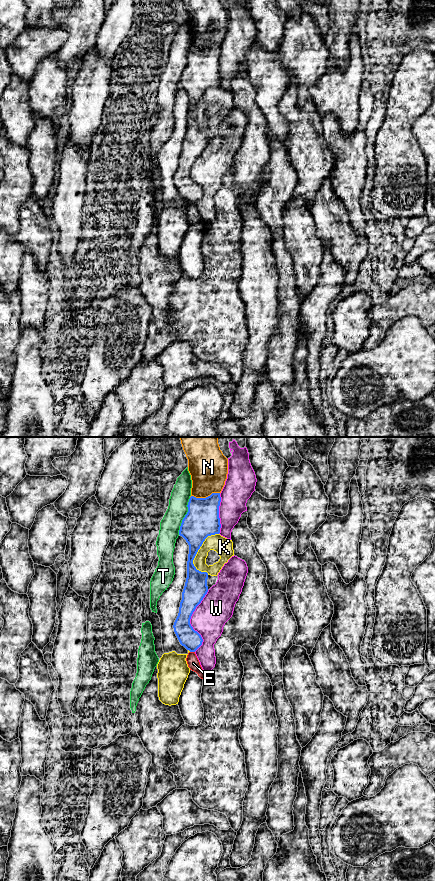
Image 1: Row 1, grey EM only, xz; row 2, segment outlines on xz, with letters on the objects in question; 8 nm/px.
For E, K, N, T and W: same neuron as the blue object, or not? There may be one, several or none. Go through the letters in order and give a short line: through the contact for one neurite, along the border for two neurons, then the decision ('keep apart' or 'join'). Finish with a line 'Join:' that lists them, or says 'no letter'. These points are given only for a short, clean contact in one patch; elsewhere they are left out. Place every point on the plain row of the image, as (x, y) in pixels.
E: xz (190, 203), (194, 204) | keep apart
K: keep apart
N: keep apart
T: keep apart
W: keep apart
Join: no letter

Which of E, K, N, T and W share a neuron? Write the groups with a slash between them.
E T / K / N / W

